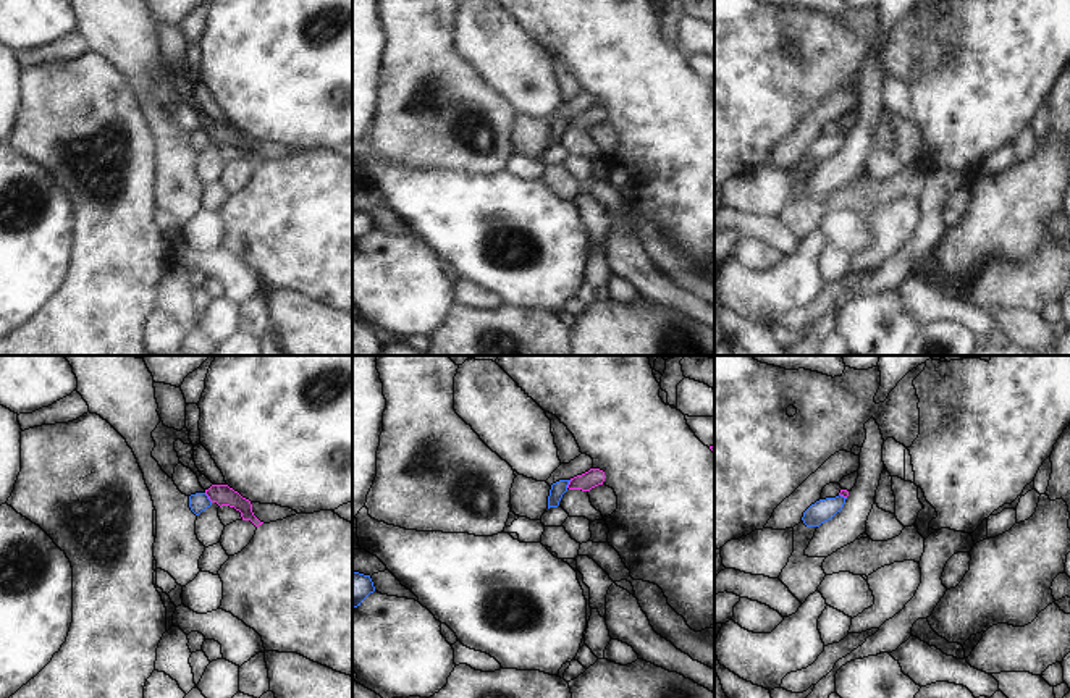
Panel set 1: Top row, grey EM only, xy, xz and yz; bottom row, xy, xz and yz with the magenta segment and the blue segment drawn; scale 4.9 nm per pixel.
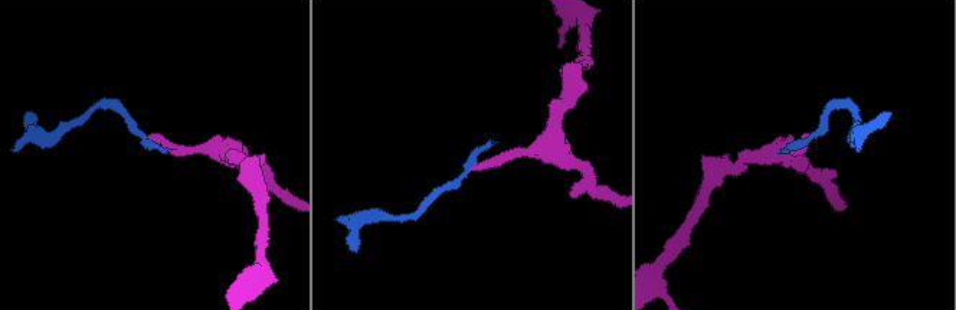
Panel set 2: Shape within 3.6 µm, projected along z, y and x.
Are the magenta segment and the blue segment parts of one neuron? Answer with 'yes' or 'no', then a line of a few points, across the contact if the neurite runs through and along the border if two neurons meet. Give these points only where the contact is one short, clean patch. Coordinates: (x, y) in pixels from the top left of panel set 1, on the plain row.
no; line xy (204, 131), (212, 139)

